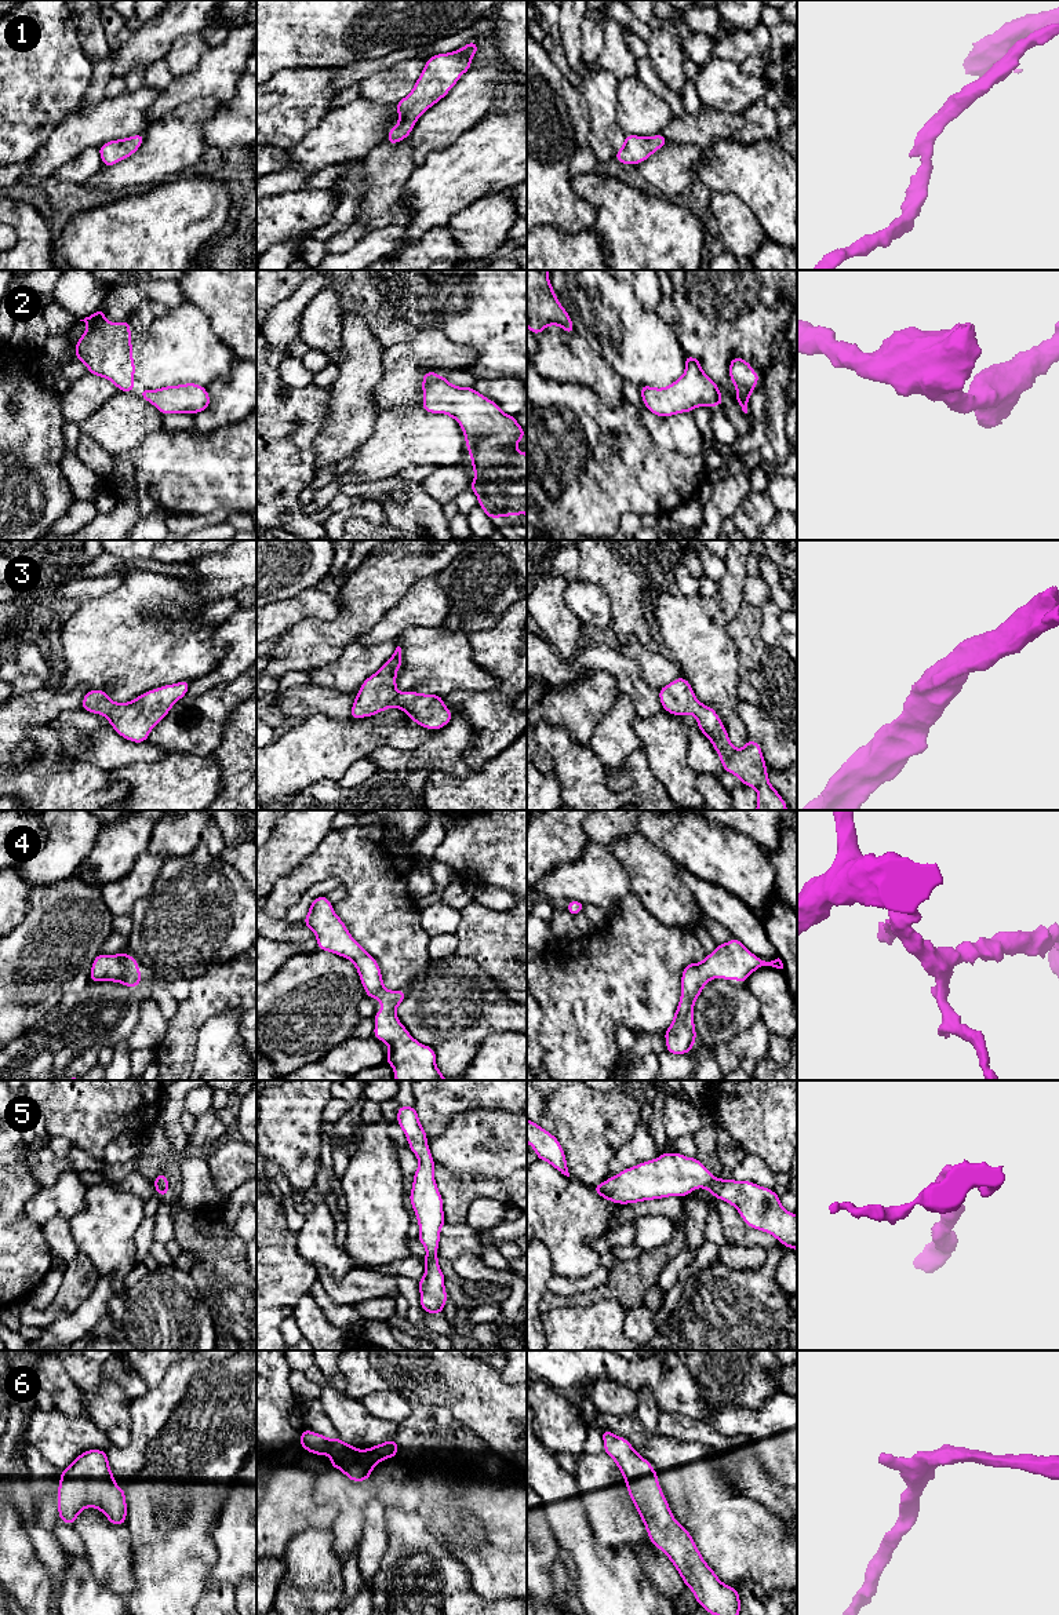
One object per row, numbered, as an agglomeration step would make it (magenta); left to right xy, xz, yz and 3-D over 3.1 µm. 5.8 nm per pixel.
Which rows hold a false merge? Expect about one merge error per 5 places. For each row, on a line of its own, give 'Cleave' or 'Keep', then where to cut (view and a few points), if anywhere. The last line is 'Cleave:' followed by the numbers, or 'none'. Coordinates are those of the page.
1: Keep. No split
2: Keep. No split
3: Keep. No split
4: Keep. No split
5: Keep. No split
6: Keep. No split
Cleave: none

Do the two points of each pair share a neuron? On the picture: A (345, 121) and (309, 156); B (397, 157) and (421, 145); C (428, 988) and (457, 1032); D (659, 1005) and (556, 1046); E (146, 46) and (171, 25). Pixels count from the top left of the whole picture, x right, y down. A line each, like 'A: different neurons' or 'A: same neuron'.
A: same neuron
B: different neurons
C: same neuron
D: same neuron
E: same neuron

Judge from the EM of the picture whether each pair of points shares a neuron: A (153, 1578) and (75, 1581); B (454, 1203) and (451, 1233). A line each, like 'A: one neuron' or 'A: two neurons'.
A: two neurons
B: two neurons

